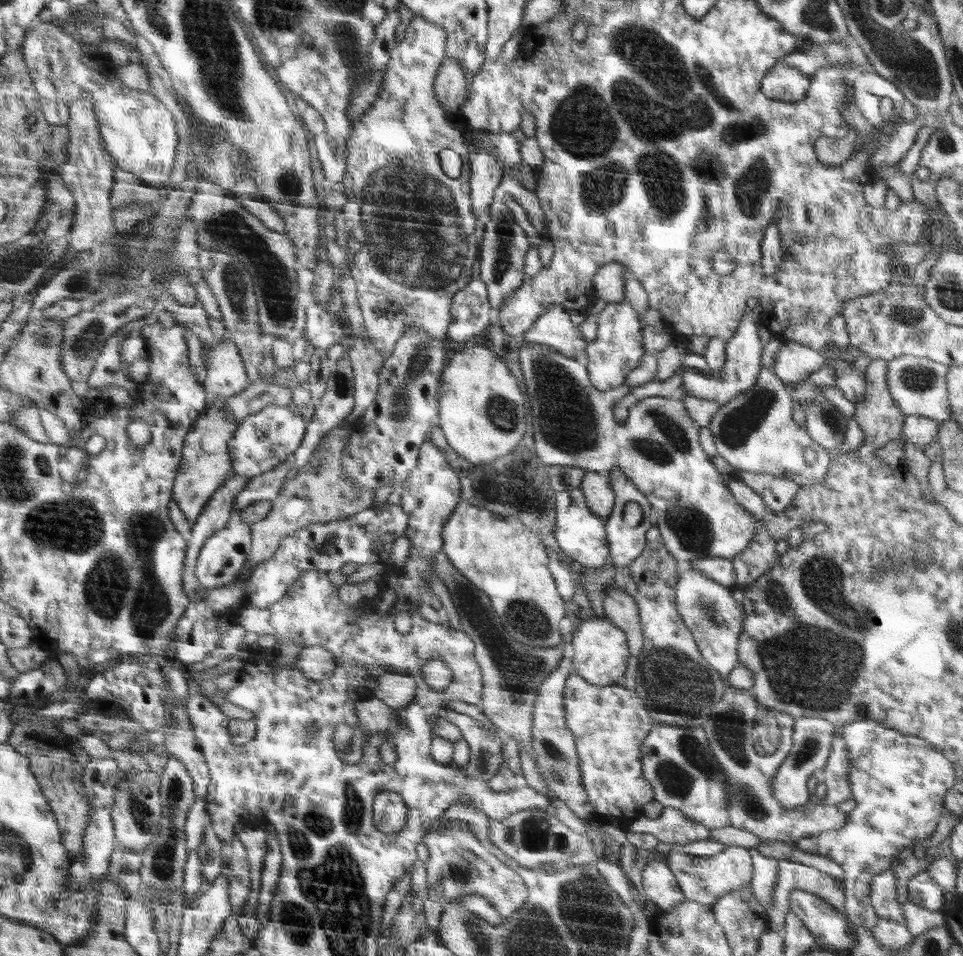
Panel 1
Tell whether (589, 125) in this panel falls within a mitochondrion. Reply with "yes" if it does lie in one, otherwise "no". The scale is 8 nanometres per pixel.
yes

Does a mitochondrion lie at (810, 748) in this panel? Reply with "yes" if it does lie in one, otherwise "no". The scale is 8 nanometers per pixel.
yes

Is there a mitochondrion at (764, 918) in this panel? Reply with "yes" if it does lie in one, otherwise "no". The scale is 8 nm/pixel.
no

